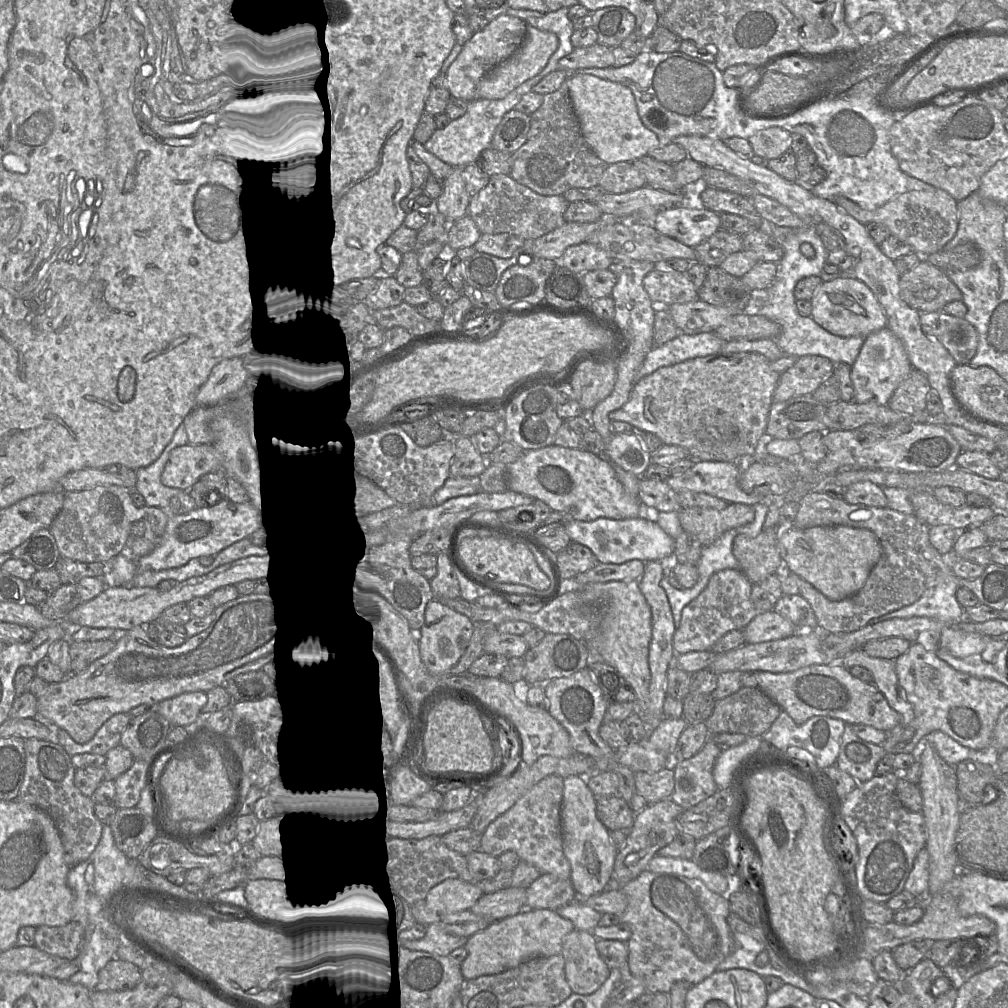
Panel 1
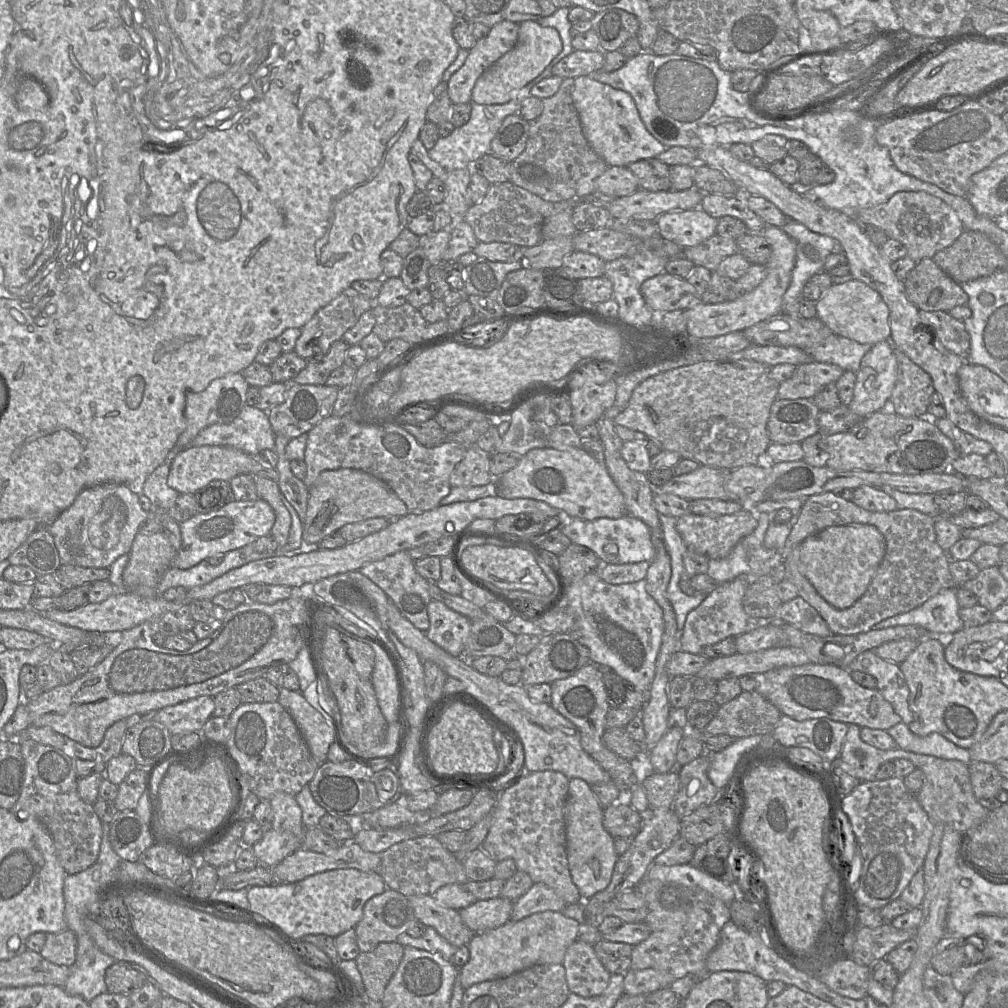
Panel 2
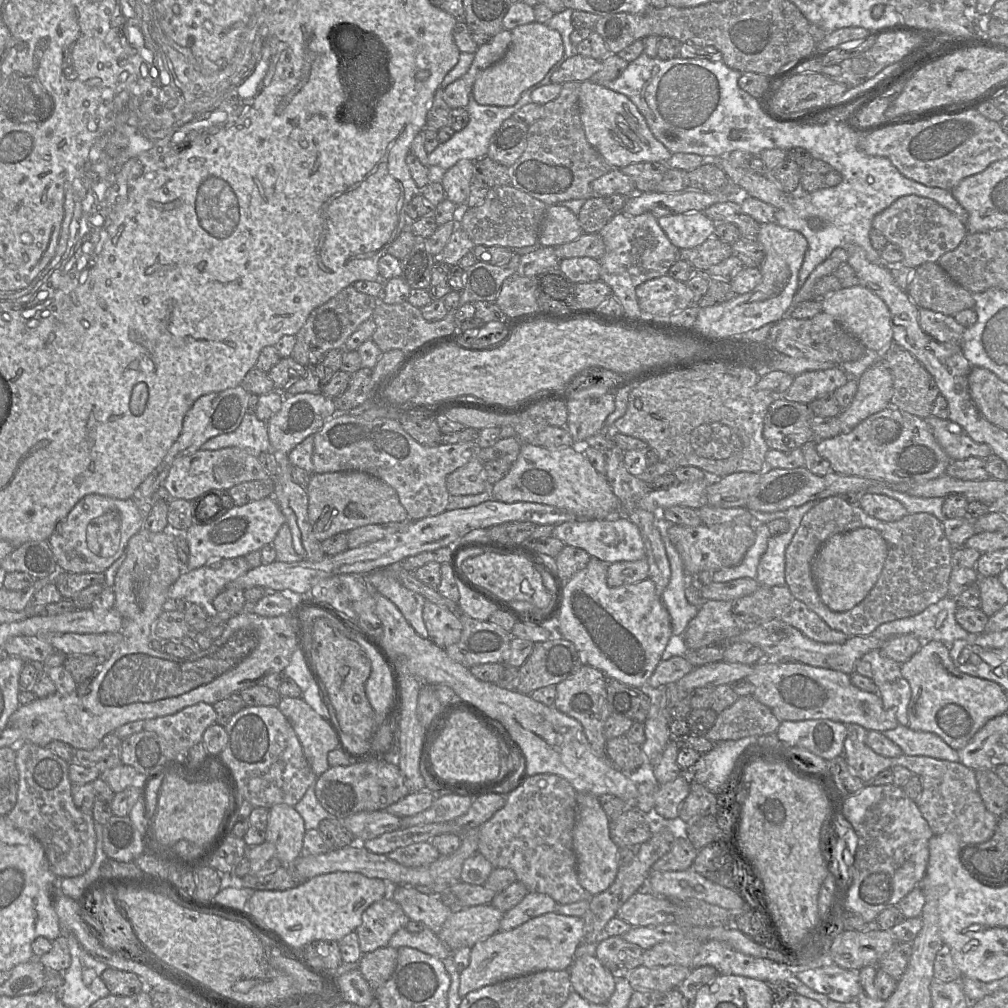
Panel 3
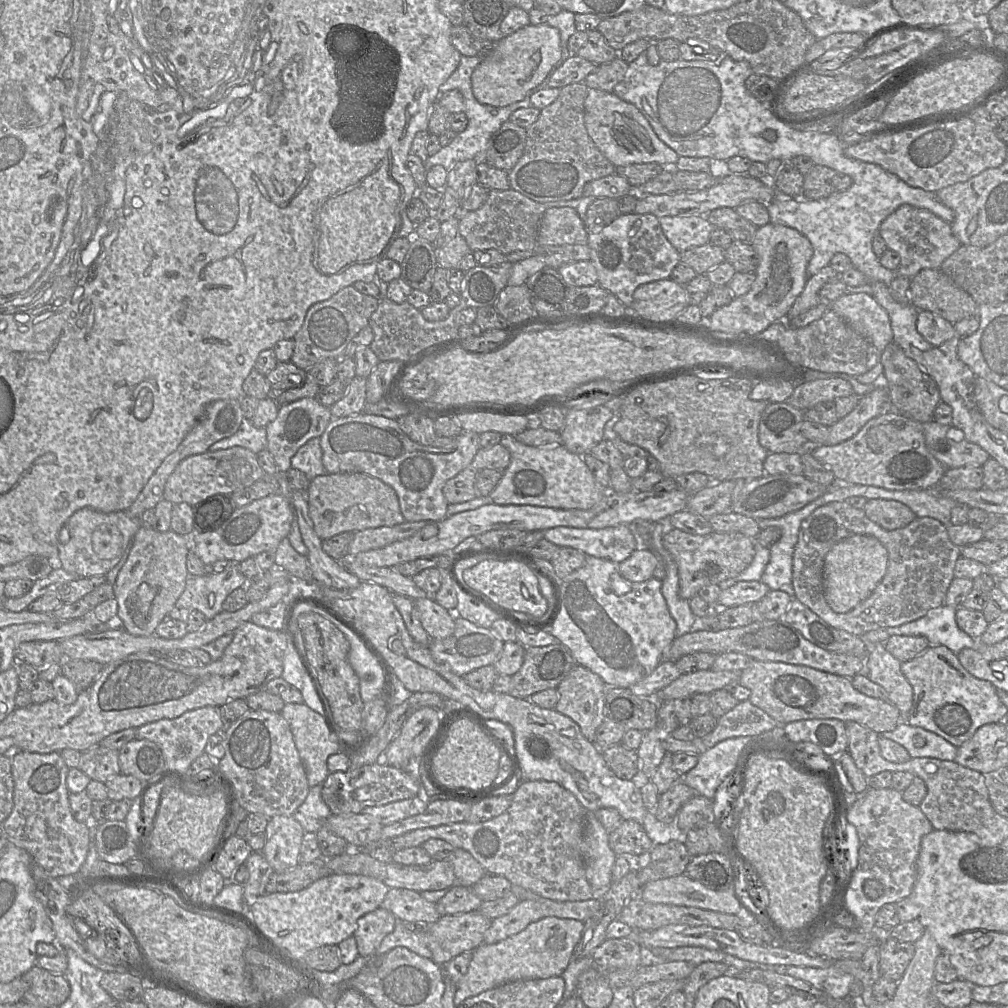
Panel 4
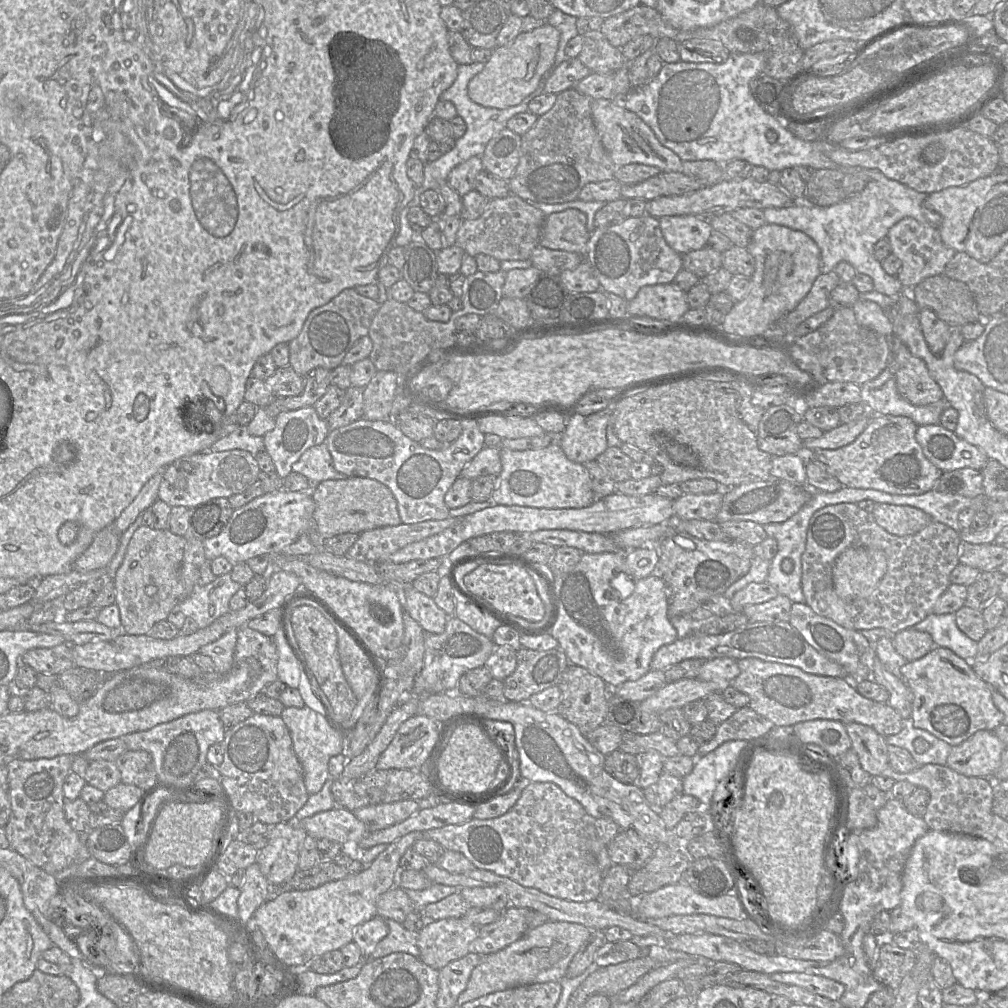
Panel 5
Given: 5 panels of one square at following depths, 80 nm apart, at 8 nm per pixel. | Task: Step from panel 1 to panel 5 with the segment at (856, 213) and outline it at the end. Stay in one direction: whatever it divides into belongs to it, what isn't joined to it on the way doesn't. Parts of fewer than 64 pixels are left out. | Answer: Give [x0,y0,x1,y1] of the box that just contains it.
[887,217,956,288]

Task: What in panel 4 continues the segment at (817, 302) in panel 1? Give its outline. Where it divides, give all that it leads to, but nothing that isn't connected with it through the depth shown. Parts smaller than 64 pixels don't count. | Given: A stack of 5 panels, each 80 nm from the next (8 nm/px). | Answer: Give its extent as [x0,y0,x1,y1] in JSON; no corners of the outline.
[829,293,893,352]

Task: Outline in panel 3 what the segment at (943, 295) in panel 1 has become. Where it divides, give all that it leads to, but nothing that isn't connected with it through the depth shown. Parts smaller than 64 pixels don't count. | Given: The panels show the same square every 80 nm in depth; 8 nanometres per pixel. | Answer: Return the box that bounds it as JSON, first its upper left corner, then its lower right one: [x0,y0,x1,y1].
[907,262,973,317]

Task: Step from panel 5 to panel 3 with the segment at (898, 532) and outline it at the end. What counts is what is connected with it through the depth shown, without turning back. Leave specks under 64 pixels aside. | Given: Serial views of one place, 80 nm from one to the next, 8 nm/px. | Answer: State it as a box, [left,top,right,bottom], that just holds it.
[858,492,908,522]

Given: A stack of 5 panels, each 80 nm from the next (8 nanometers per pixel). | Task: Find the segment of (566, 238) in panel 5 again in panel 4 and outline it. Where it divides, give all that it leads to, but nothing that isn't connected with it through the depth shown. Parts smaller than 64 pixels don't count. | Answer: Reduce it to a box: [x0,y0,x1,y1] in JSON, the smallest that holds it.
[538,208,588,247]

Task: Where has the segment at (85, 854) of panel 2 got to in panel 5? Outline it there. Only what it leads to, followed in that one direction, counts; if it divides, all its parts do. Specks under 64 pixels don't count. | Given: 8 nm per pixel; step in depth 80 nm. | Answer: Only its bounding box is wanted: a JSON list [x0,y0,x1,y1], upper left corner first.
[5,755,82,875]

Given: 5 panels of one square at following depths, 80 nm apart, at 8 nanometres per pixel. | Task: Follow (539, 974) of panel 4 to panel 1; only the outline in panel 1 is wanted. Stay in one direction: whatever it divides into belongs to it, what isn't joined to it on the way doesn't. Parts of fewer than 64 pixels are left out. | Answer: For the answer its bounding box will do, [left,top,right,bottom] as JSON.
[460,909,574,980]

